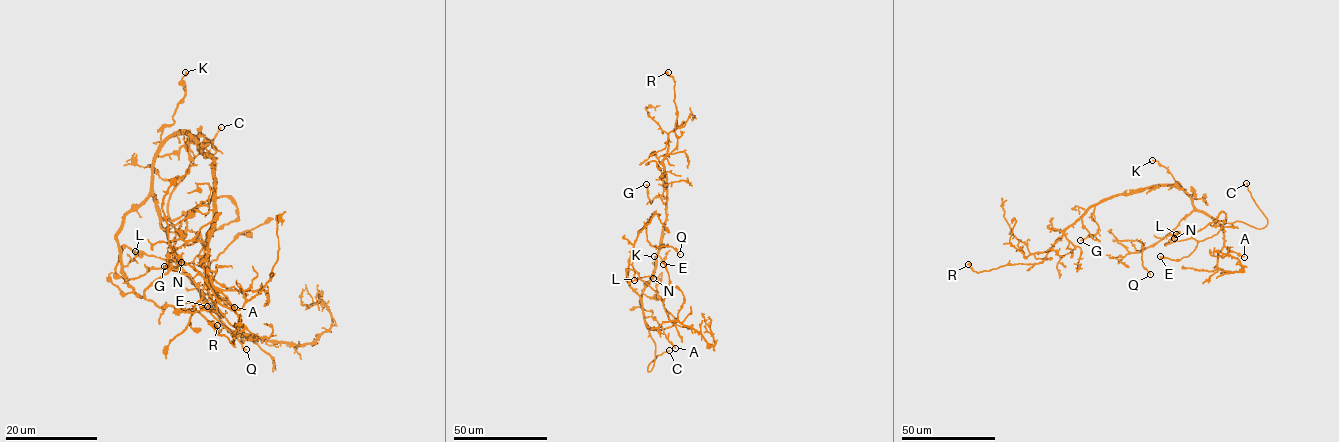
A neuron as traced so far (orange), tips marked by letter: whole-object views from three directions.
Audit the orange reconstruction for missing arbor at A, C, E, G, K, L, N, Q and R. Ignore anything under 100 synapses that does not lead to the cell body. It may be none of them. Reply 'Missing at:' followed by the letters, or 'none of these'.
Missing at: C

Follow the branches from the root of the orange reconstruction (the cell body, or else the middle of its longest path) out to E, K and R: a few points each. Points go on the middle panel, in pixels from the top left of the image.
E: (655, 260), (641, 294), (650, 329), (670, 327), (676, 321), (658, 298), (663, 301), (669, 284), (663, 264)
K: (655, 260), (653, 276), (645, 286), (654, 271), (654, 256)
R: (655, 260), (666, 218), (666, 174), (662, 161), (677, 143), (674, 81), (668, 72)

